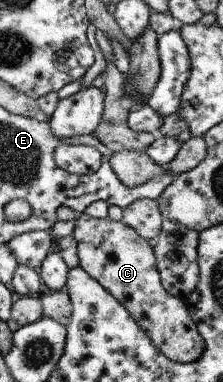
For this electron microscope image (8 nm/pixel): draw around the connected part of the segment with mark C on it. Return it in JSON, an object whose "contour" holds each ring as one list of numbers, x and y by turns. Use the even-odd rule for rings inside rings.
{"contour":[[83,212,76,219,72,236,77,242,79,266,126,307,167,359,179,363,199,359,203,353,203,339,198,327,191,319,186,302,169,295,163,287,153,248,138,231,122,221,94,218]]}

